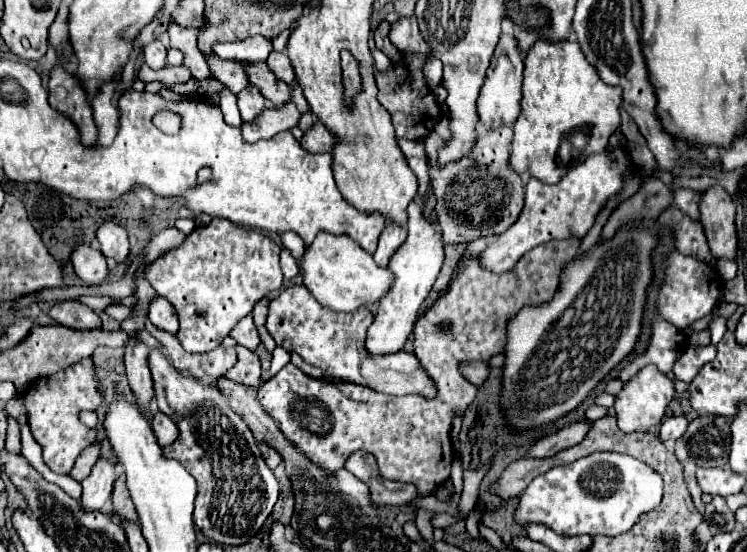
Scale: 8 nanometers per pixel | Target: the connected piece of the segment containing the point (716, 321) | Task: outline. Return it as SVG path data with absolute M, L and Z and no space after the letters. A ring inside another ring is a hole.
M715 316L715 318L709 322L709 332L711 332L711 344L717 344L717 342L723 338L723 334L727 332L725 318Z

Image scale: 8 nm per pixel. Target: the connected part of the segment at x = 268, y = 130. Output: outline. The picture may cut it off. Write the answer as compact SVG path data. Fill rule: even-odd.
M291 100L281 106L267 106L253 122L247 122L241 126L243 140L245 142L269 140L275 134L297 126L299 118L301 118L301 114L299 114L295 102L291 102Z

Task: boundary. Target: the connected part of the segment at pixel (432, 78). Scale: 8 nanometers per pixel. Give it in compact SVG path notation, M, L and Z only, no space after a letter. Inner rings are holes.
M431 58L431 62L427 62L427 66L423 70L427 74L427 84L431 88L435 88L437 84L441 84L441 78L443 78L443 64L441 64L441 60Z

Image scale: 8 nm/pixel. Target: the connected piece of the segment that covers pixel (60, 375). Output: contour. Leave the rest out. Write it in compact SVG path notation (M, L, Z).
M87 358L47 378L31 380L25 386L21 400L27 410L27 422L29 422L31 434L35 442L43 448L43 462L57 474L69 474L81 450L93 444L97 438L97 432L87 428L79 420L79 414L83 410L95 412L103 404L103 394L99 388L99 378L95 374L93 360Z

